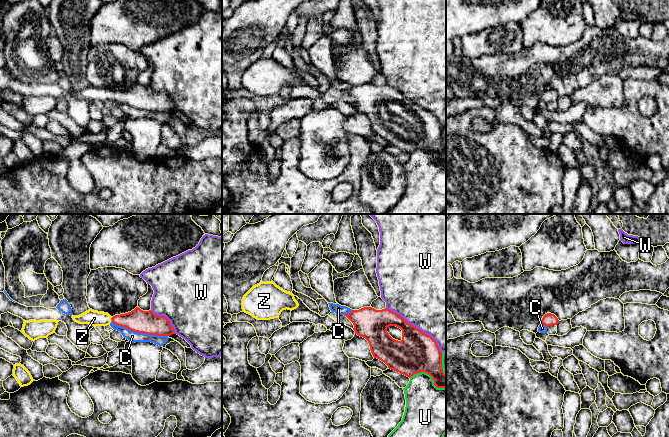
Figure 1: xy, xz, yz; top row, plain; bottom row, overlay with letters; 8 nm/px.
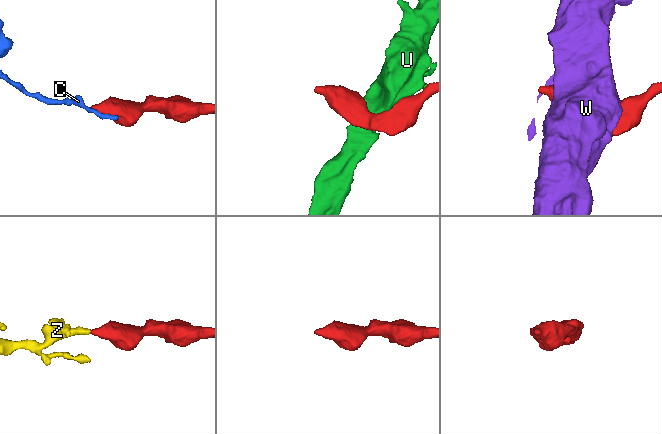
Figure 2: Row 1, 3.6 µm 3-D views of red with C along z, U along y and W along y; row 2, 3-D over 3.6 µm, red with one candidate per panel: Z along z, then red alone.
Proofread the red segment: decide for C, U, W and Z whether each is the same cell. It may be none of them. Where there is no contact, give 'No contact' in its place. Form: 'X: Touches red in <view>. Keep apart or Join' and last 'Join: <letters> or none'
C: Touches red in xy. Keep apart
U: Touches red in xz. Keep apart
W: Touches red in xz. Keep apart
Z: Touches red in xy. Join
Join: Z

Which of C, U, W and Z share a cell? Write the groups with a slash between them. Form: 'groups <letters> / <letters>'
groups C / U / W / Z

